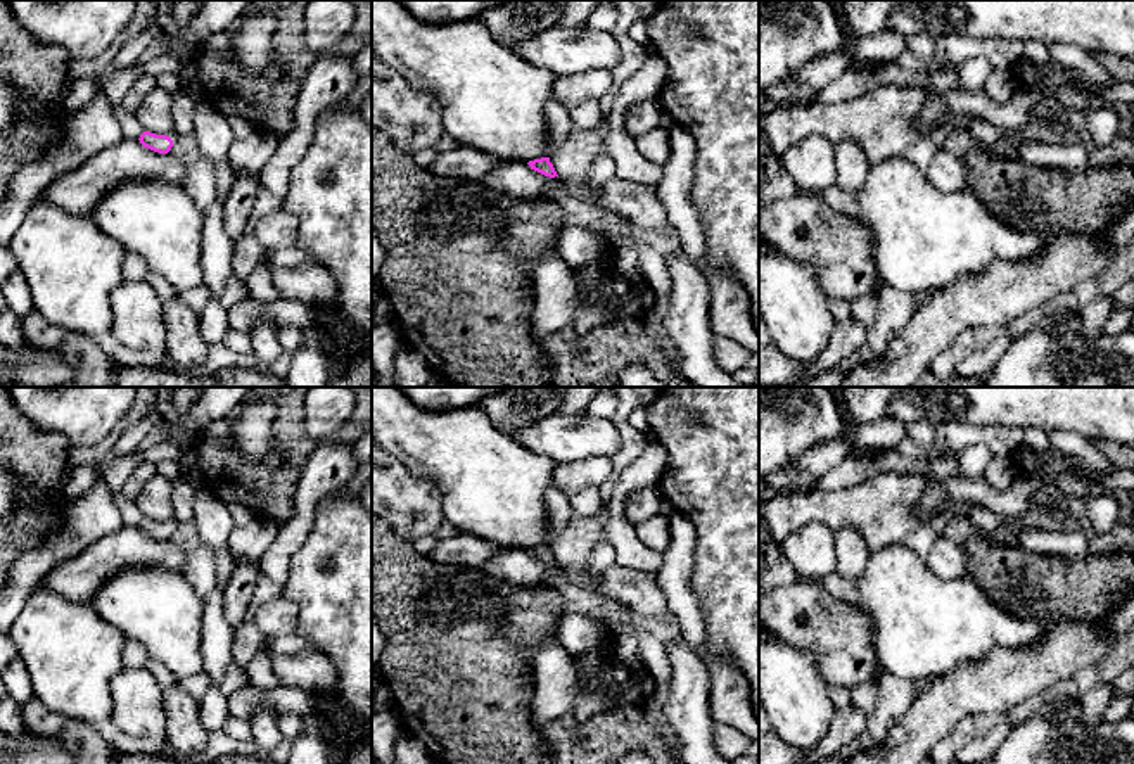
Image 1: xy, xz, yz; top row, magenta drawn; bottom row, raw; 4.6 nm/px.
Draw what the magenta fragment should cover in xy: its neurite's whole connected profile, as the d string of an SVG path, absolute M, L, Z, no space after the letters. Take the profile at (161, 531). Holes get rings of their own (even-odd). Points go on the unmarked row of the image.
M143 519L138 527L143 534L159 541L168 541L173 534L173 527L169 524L150 519Z

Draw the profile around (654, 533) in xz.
M660 513L631 527L640 543L648 550L664 553L669 548L669 524Z

